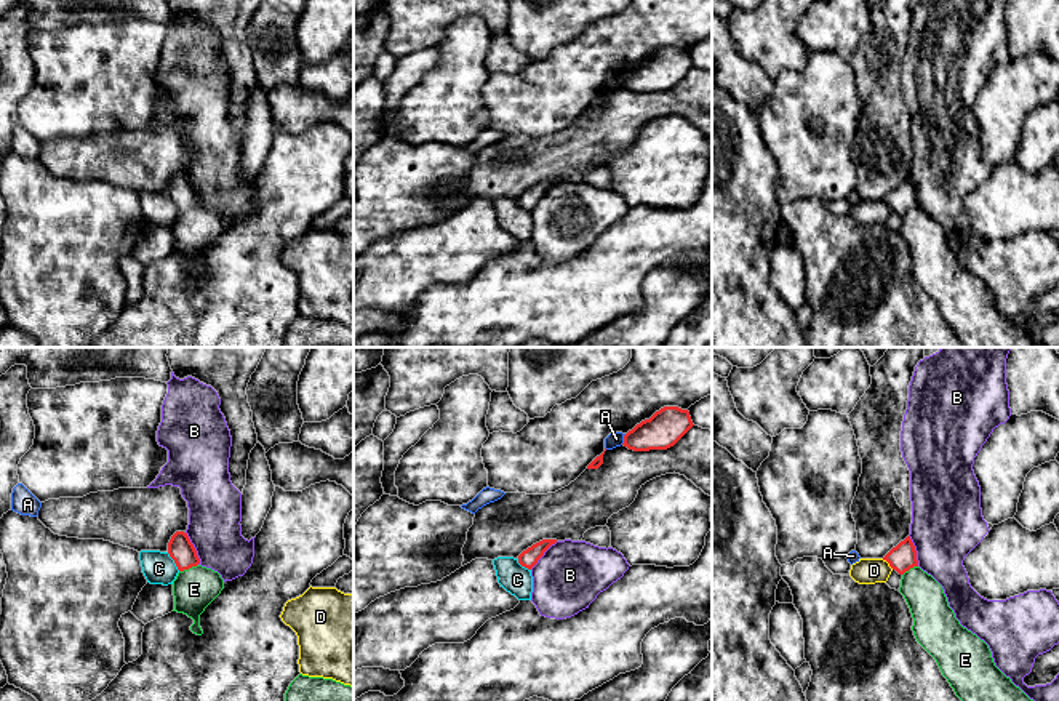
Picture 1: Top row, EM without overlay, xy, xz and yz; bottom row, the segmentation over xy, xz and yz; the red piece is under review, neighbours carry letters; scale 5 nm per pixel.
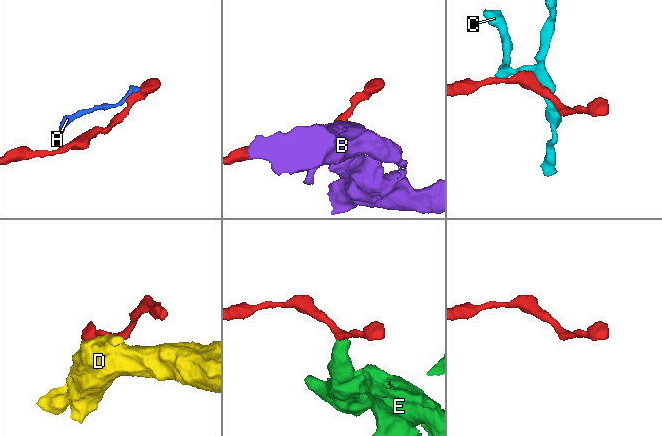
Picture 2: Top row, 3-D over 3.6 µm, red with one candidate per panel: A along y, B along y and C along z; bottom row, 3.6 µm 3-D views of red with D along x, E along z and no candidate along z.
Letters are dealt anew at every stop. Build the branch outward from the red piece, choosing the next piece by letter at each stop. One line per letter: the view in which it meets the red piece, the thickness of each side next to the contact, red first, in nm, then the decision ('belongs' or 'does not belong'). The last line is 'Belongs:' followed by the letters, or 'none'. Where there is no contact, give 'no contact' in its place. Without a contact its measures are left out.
A: xz | 180/80 nm | does not belong
B: xy | 130/280 nm | does not belong
C: xy | 130/160 nm | does not belong
D: yz | 140/130 nm | does not belong
E: xy | 130/220 nm | does not belong
Belongs: none

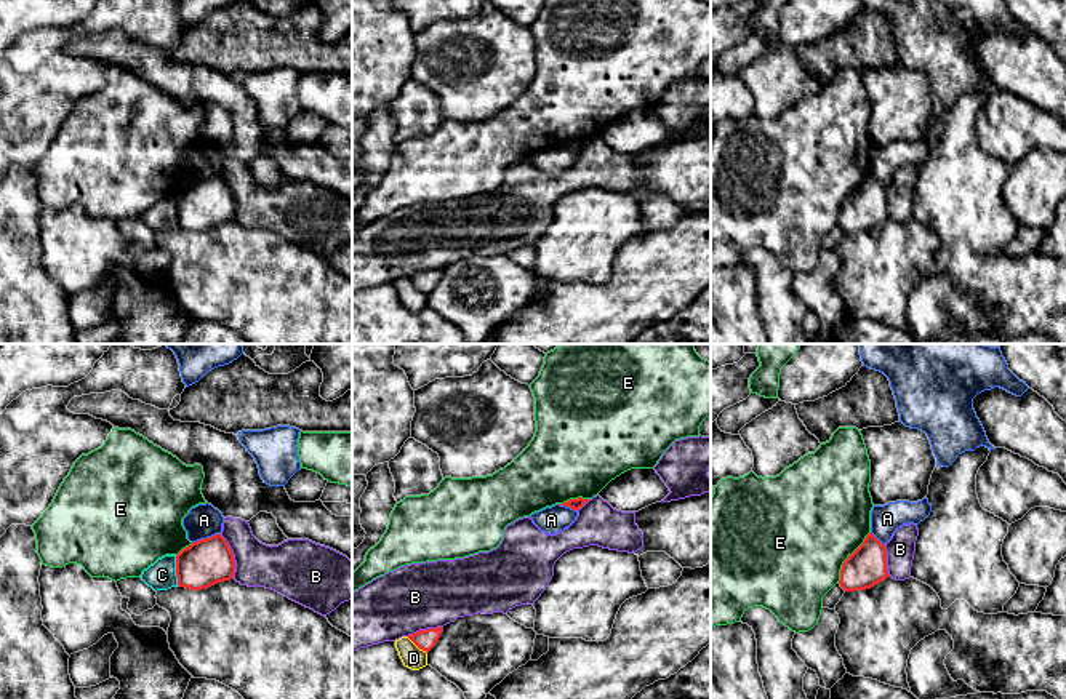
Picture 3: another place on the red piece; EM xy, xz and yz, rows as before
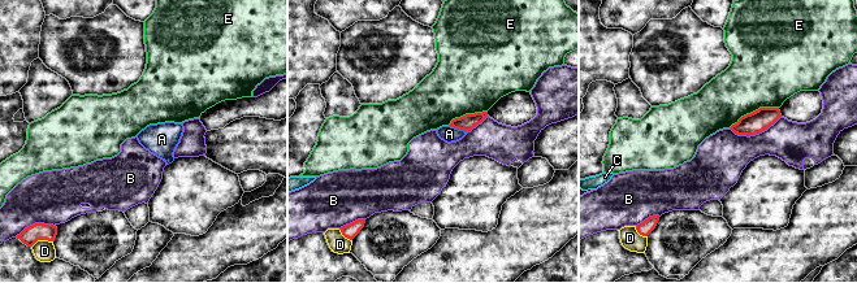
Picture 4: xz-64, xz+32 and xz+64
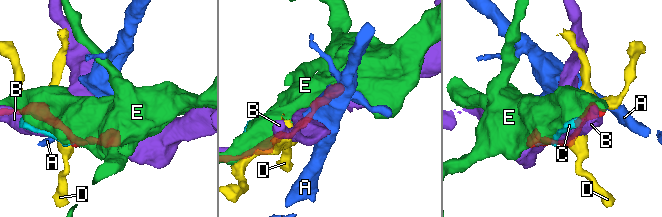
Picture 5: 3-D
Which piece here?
A: xy | 240/170 nm | does not belong
B: xy | 240/220 nm | does not belong
C: xy | 240/140 nm | does not belong
D: xz | 100/120 nm | does not belong
E: yz | 200/480 nm | does not belong
Belongs: none

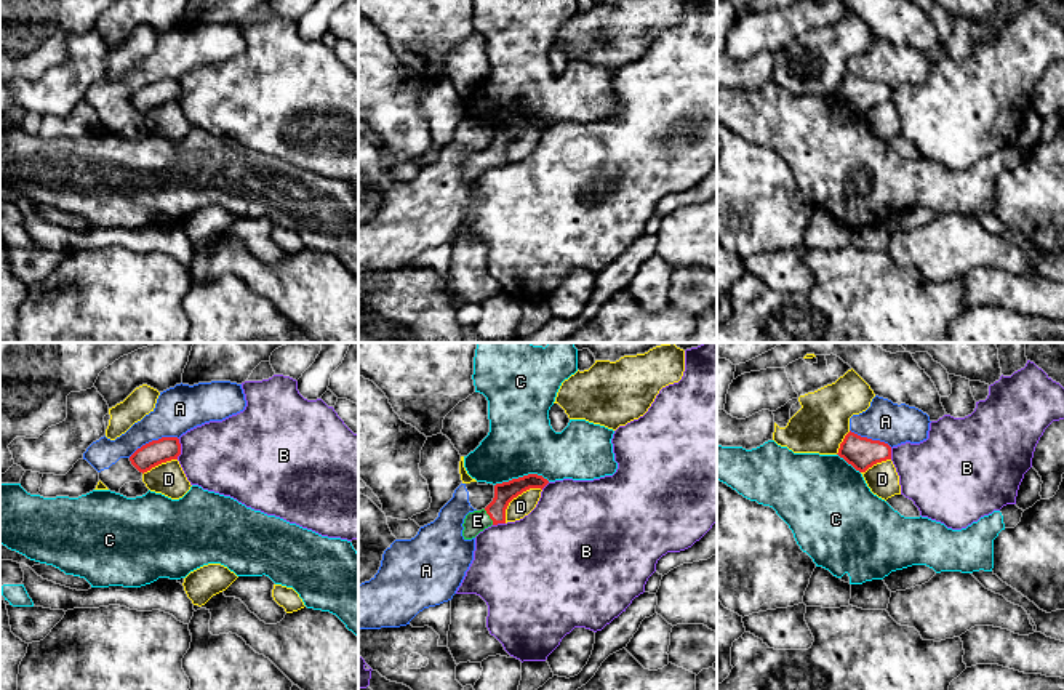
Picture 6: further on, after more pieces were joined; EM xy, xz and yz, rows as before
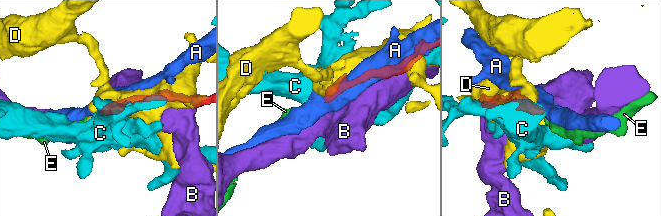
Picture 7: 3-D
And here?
A: xy | 120/240 nm | does not belong
B: xy | 120/380 nm | does not belong
C: xz | 100/340 nm | does not belong
D: xz | 100/110 nm | does not belong
E: xz | 100/110 nm | belongs
Belongs: E

